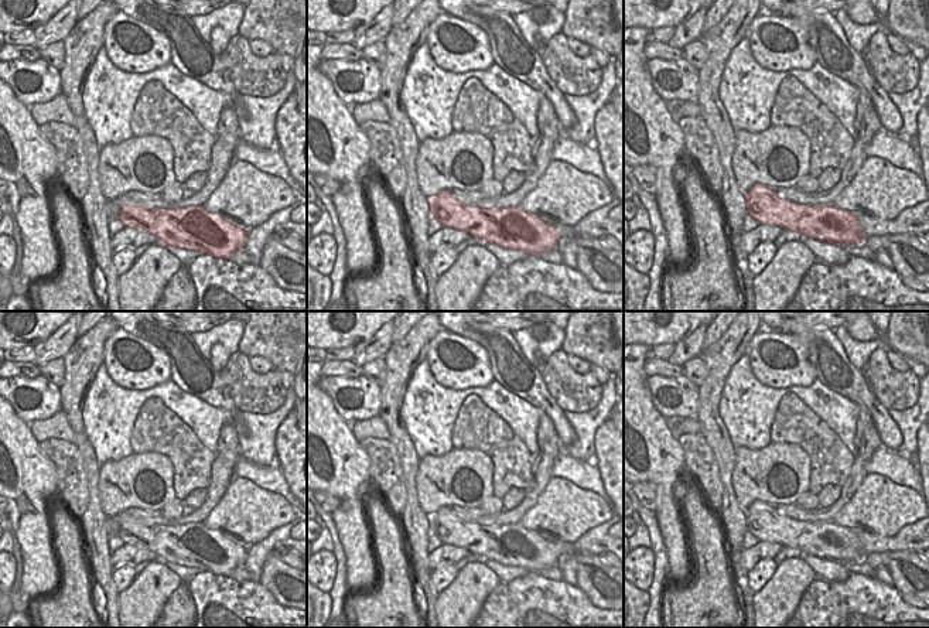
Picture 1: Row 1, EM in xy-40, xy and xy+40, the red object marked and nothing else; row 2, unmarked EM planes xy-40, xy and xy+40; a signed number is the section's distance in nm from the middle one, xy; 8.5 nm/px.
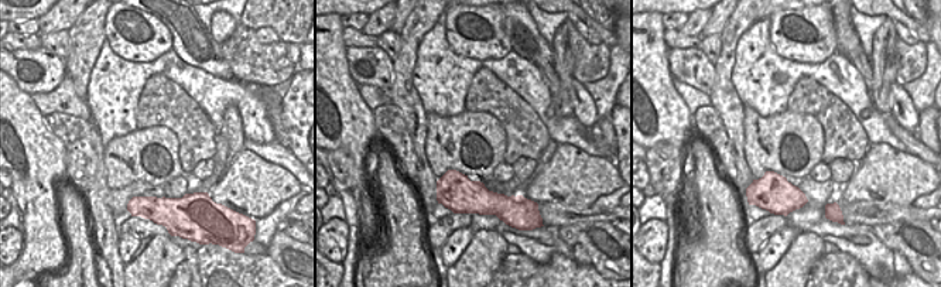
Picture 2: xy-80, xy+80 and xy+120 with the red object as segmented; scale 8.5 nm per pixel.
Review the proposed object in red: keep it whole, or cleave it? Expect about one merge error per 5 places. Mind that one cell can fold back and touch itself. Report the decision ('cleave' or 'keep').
keep

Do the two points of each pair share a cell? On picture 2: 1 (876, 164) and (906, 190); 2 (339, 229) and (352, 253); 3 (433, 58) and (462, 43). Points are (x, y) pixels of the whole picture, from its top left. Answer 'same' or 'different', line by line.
1: same
2: different
3: different

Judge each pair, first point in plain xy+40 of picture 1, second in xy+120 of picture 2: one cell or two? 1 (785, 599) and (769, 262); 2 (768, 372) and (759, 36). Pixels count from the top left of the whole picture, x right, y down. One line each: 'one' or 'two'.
1: two
2: two

